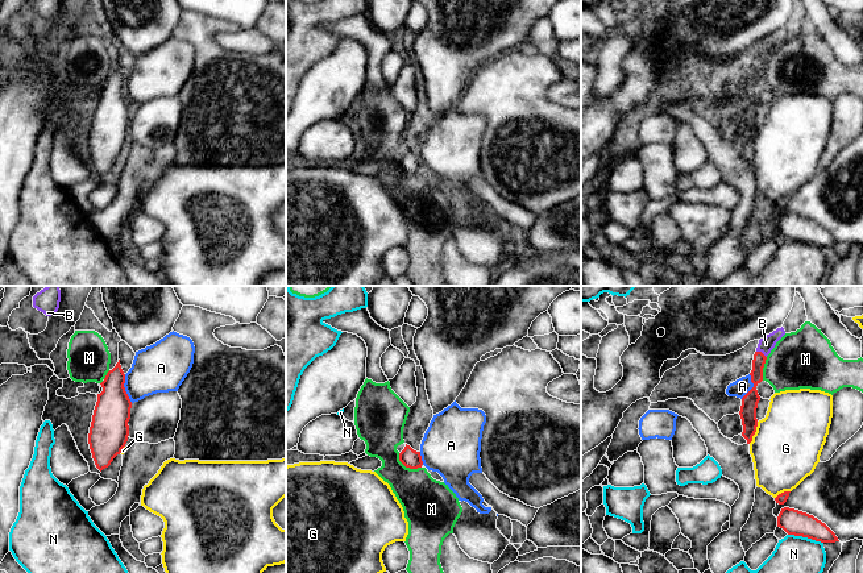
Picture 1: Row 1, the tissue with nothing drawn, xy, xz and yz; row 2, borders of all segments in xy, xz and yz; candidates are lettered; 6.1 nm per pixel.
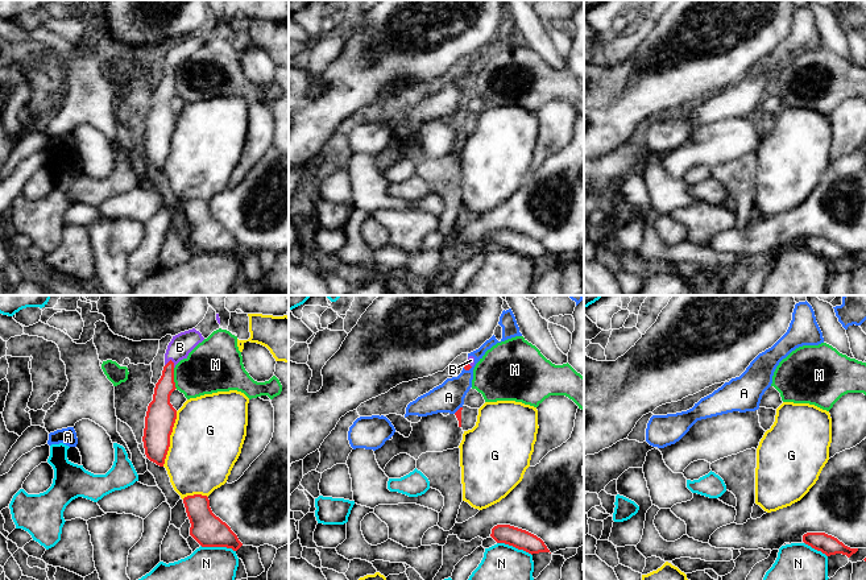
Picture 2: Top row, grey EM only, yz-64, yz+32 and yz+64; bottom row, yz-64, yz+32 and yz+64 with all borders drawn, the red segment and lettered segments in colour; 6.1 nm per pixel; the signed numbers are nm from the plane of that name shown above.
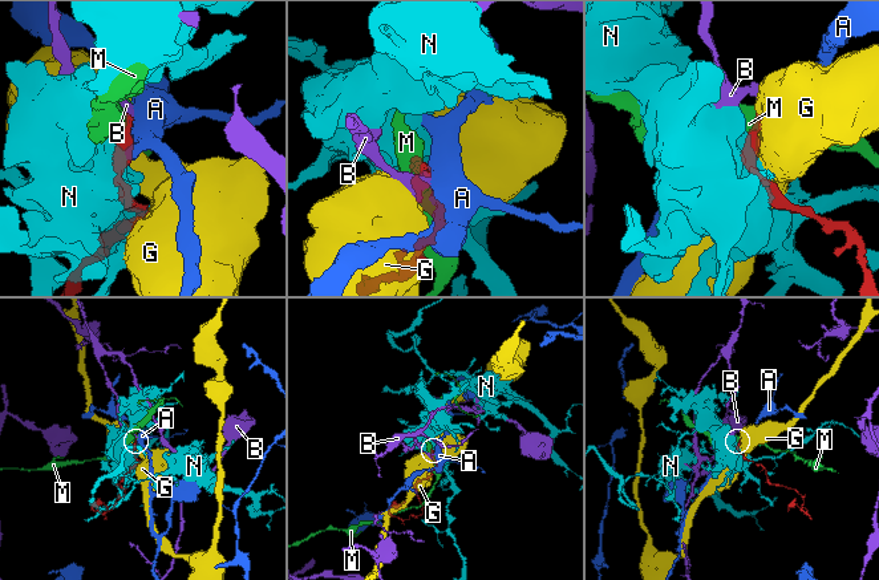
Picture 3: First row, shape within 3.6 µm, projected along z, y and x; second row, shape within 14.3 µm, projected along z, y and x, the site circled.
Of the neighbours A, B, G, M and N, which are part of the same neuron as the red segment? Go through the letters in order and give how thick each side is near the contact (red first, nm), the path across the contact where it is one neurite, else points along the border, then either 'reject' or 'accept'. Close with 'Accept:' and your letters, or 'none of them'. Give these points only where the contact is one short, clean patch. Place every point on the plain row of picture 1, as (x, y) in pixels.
A: 220/300 nm | along xy (124, 79), (124, 95), (132, 107) | reject
B: 80/90 nm | across yz (759, 63), (762, 58), (766, 49) | accept
G: 100/420 nm | reject
M: 120/300 nm | along xz (398, 158), (398, 163), (406, 171), (420, 173) | reject
N: 160/340 nm | reject
Accept: B

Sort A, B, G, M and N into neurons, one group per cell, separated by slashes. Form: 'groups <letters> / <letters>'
groups A / B / G / M / N

